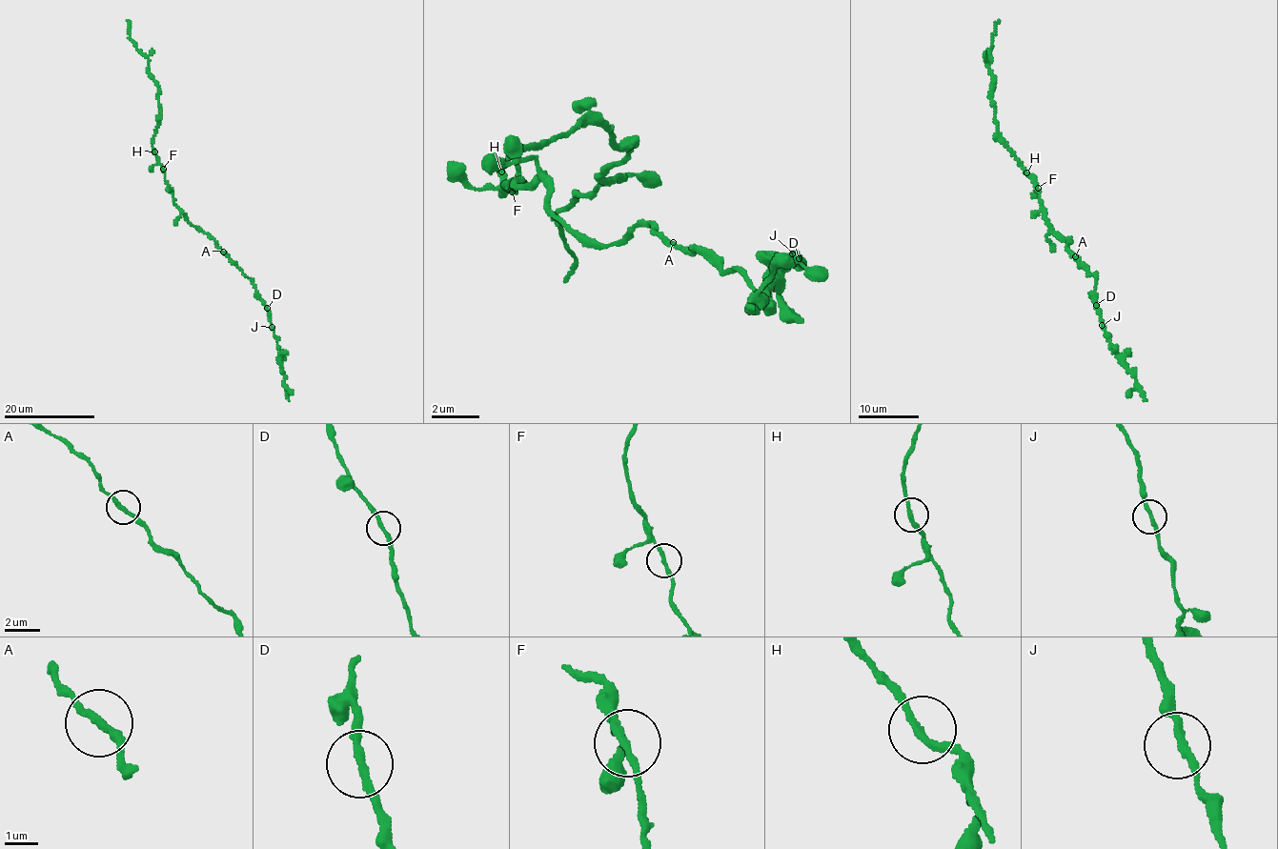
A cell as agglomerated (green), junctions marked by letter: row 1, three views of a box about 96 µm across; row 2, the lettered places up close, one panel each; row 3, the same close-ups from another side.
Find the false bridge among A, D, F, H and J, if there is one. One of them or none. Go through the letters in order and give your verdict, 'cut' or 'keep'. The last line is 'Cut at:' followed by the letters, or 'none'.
A: keep
D: keep
F: keep
H: keep
J: keep
Cut at: none

